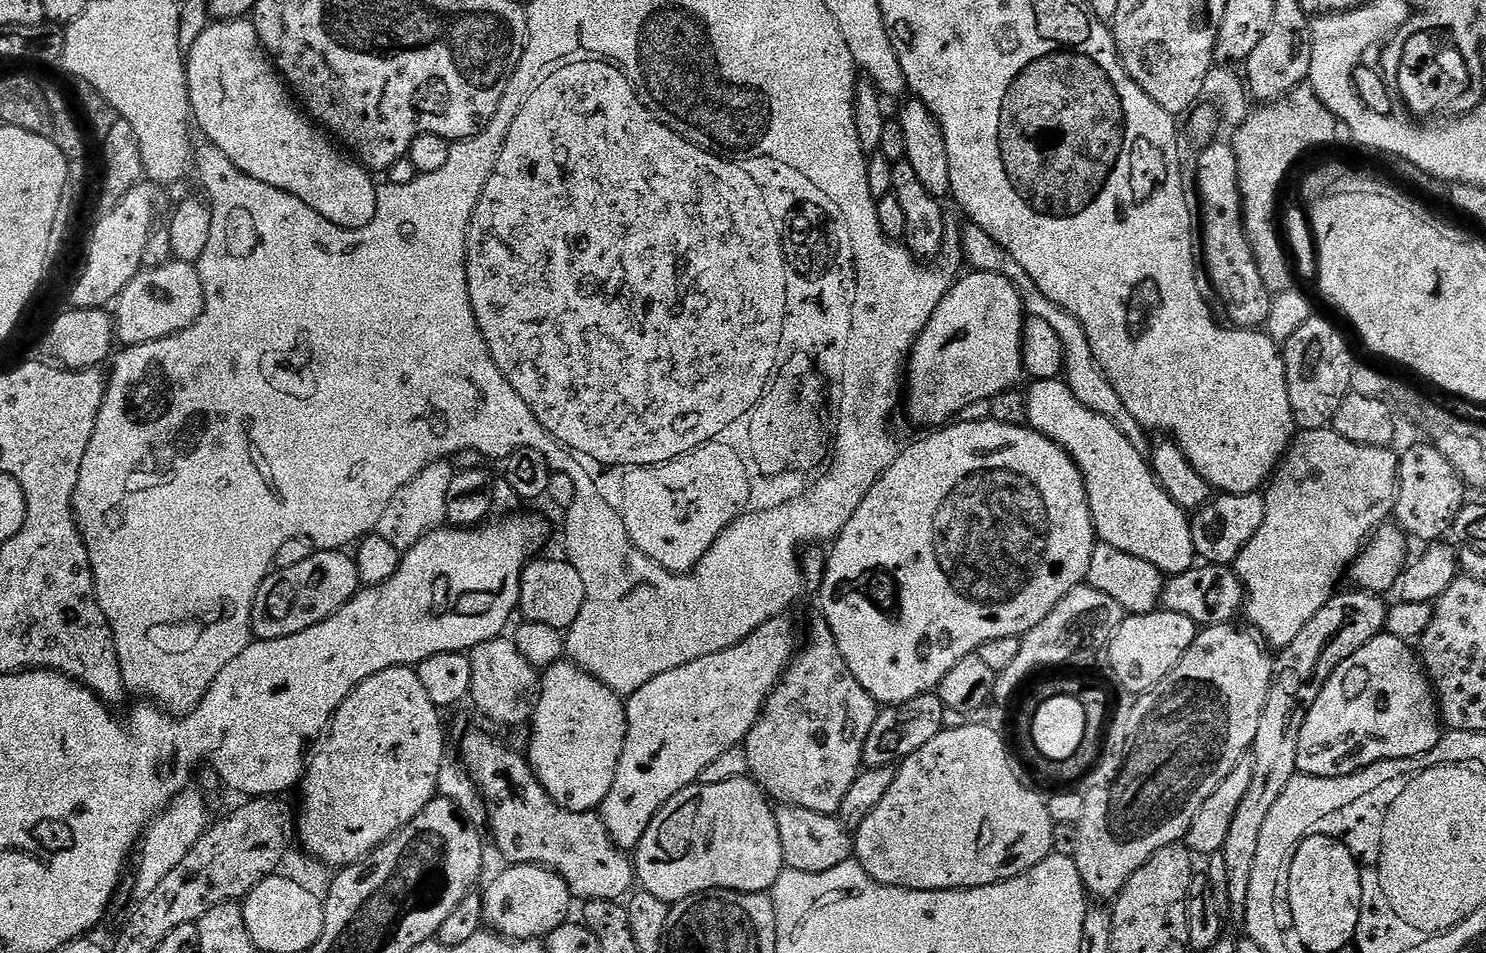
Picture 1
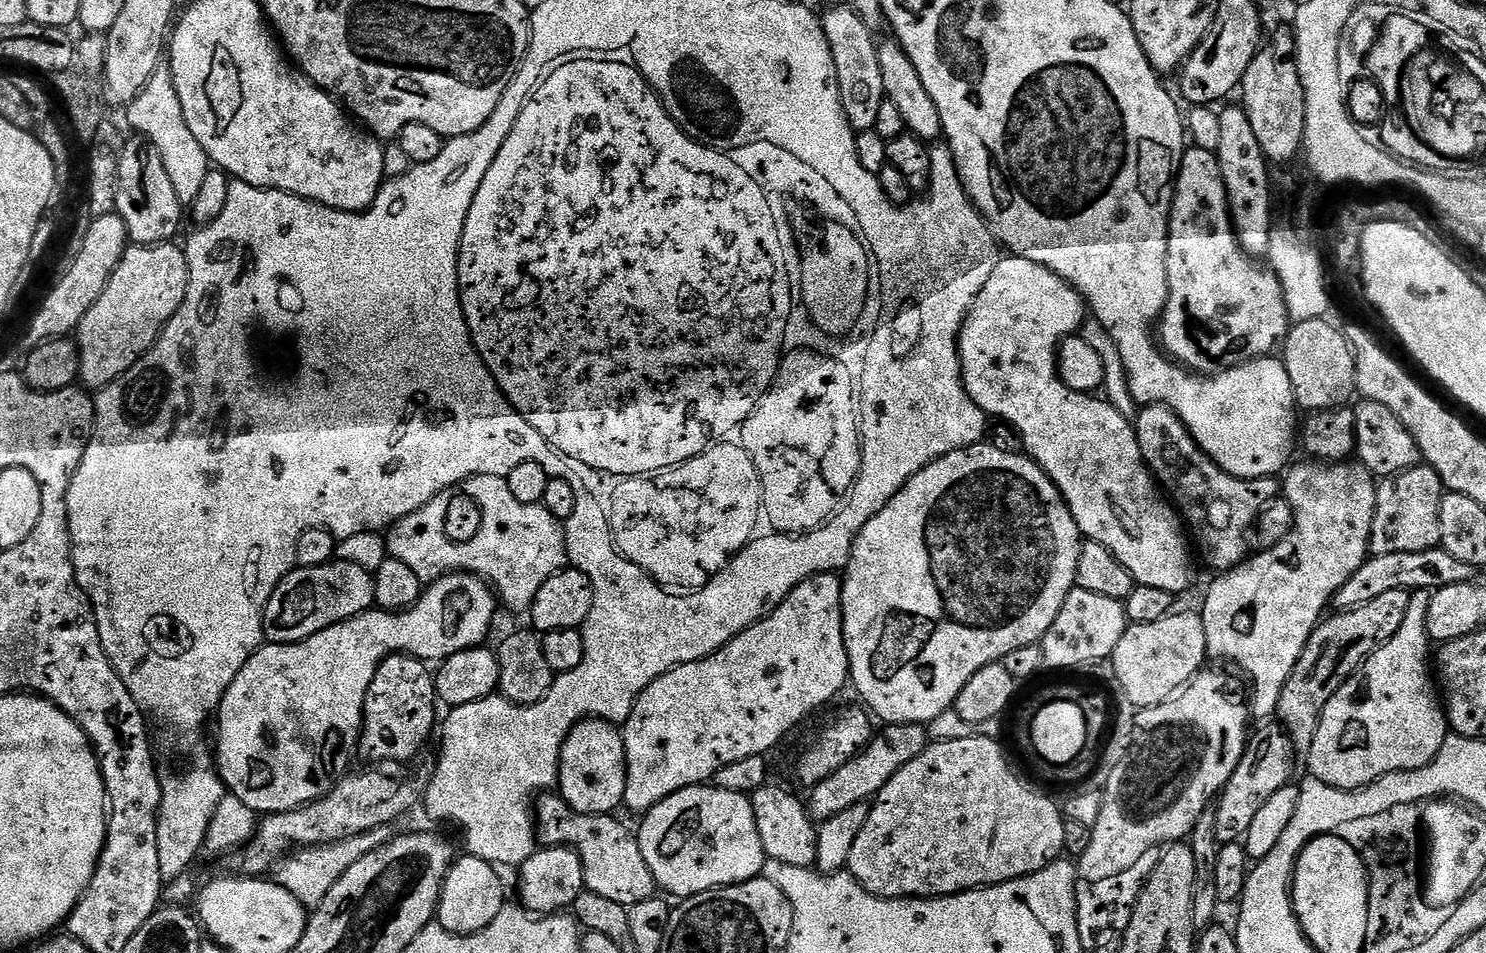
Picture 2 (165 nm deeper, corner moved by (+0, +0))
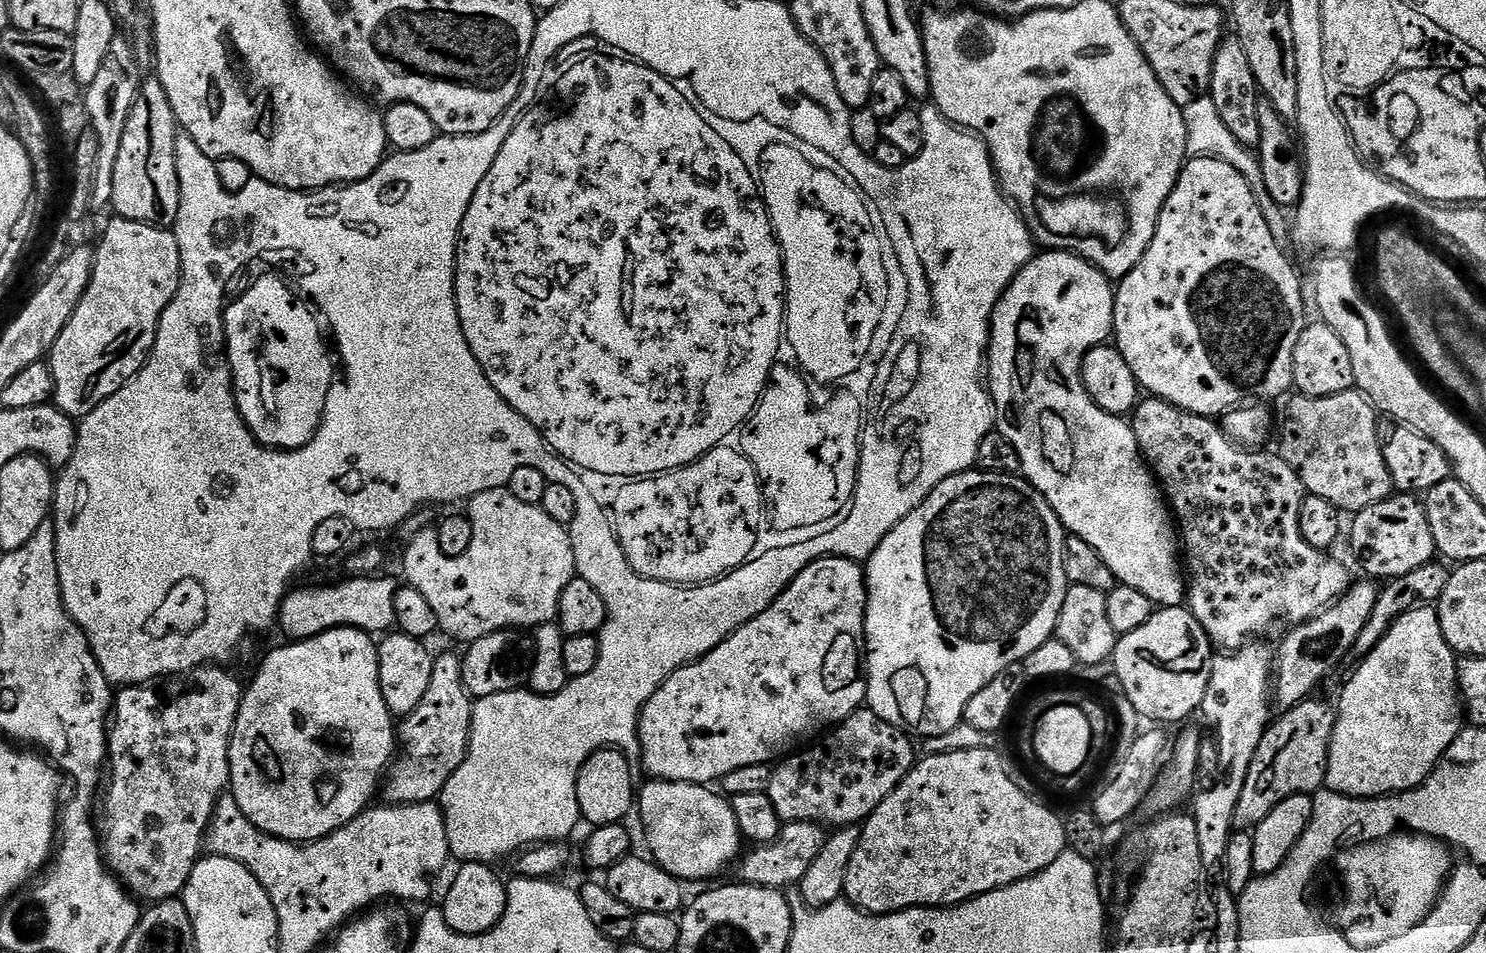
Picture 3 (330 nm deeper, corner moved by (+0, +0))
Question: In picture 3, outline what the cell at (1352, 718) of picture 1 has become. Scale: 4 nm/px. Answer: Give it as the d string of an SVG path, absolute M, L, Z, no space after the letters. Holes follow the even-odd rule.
M1425 606L1404 612L1392 624L1392 629L1378 642L1378 646L1363 657L1364 660L1356 668L1356 673L1348 680L1344 693L1340 696L1340 704L1336 708L1336 725L1334 734L1330 738L1328 751L1328 773L1324 775L1324 788L1330 792L1337 792L1343 796L1356 796L1359 800L1371 800L1373 796L1391 796L1397 792L1408 792L1424 783L1424 779L1436 769L1441 758L1450 750L1450 746L1461 734L1466 724L1466 709L1460 695L1460 683L1456 681L1457 653L1446 642L1442 634L1442 626L1438 622L1435 607Z

